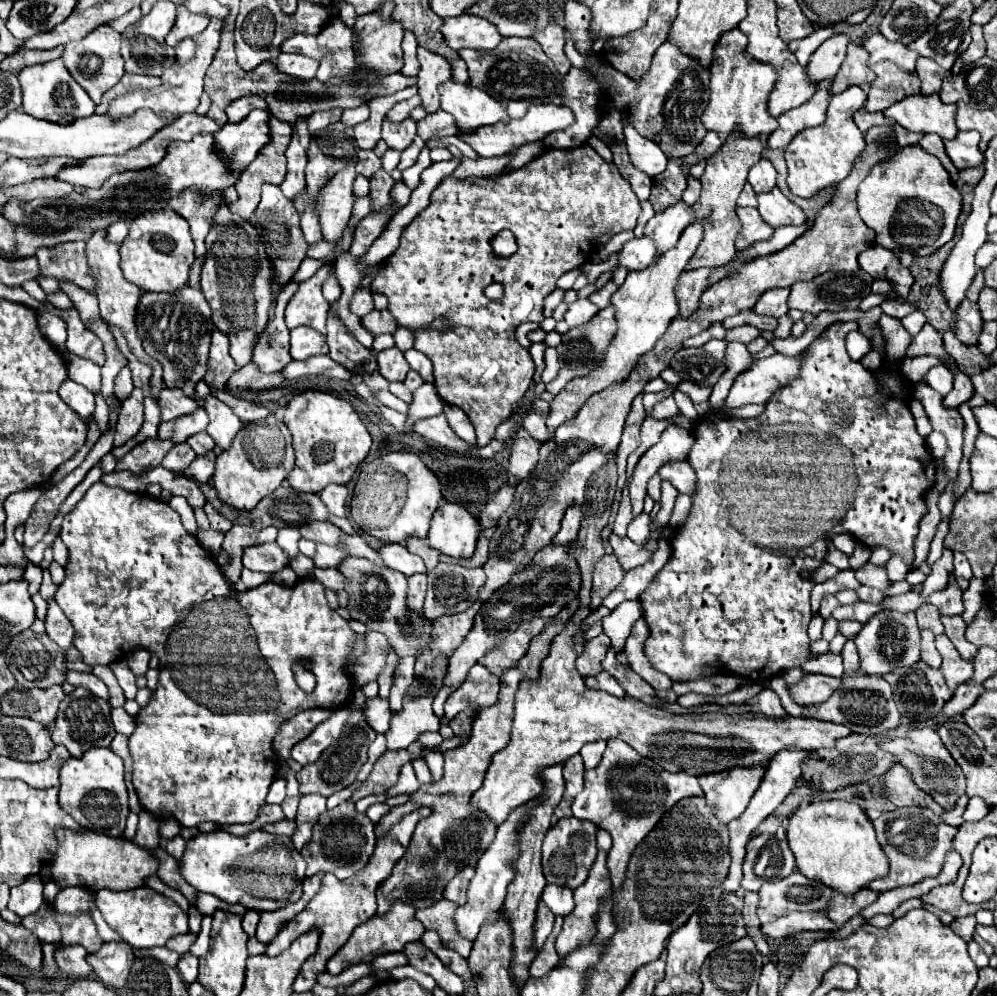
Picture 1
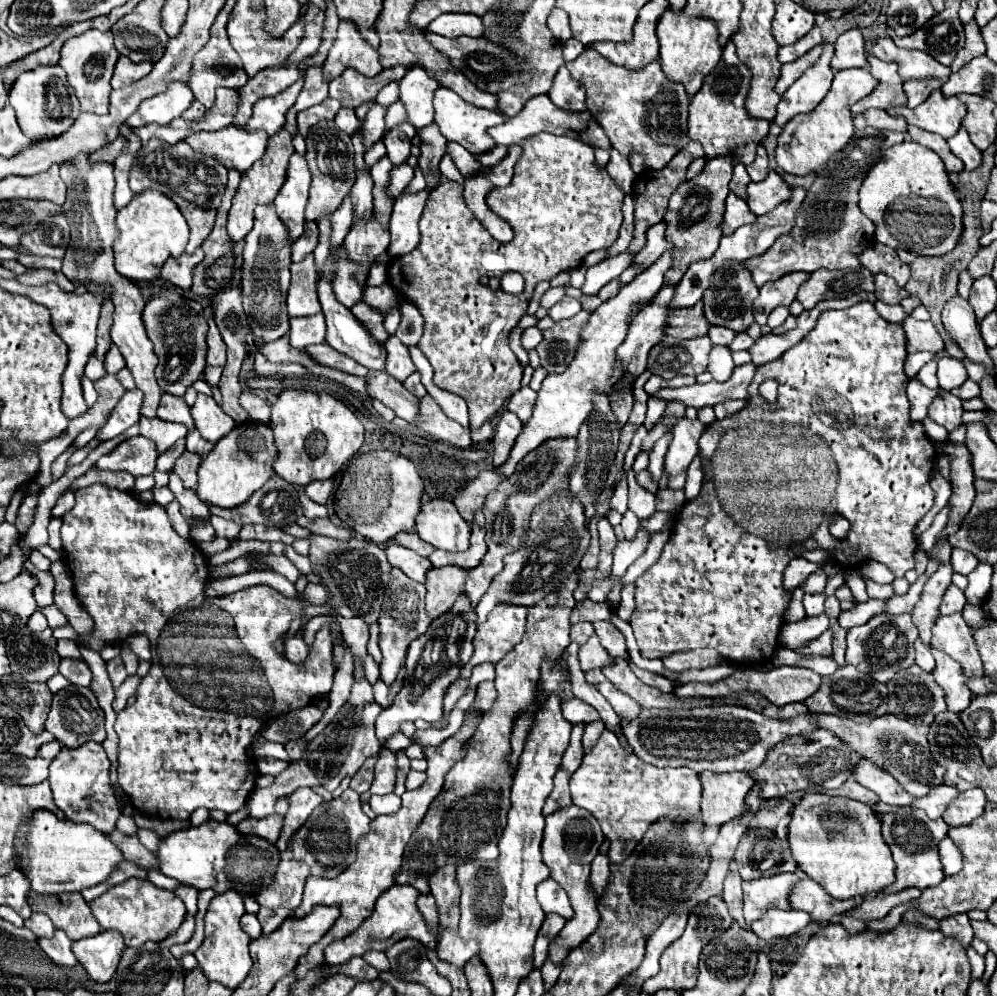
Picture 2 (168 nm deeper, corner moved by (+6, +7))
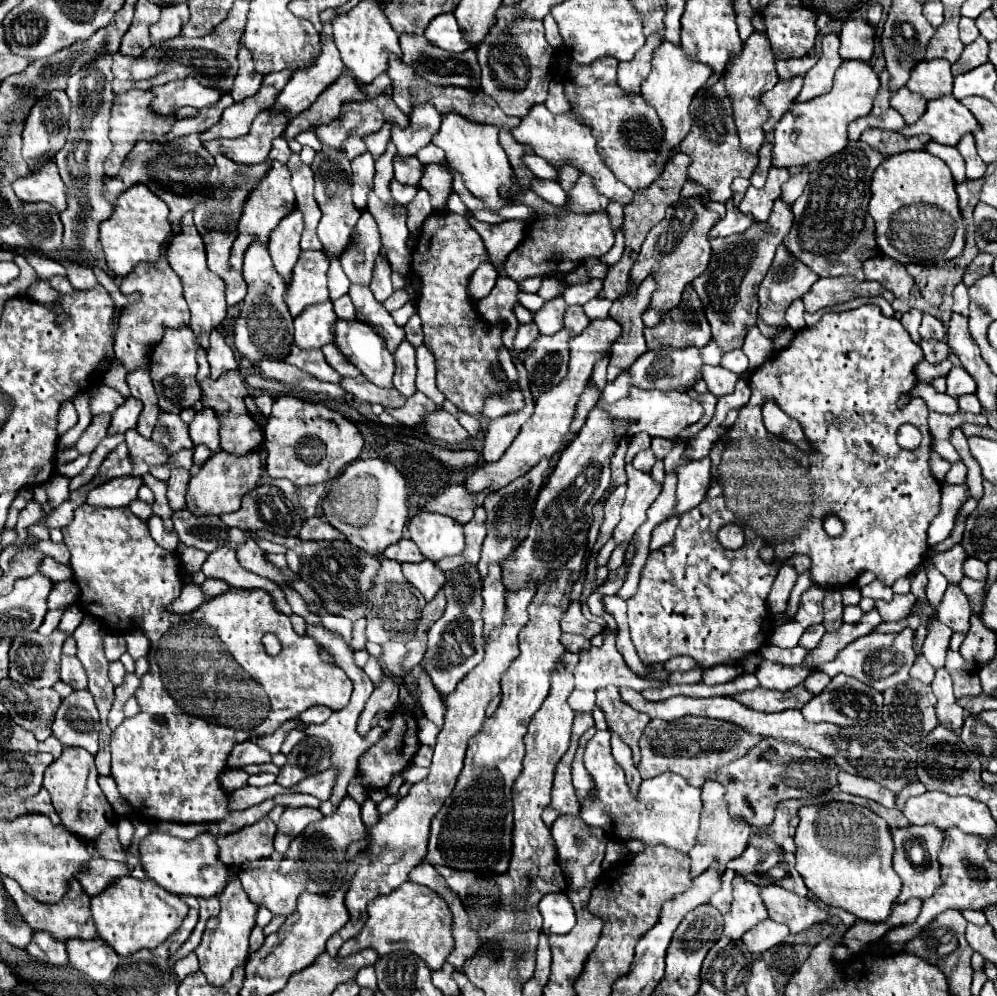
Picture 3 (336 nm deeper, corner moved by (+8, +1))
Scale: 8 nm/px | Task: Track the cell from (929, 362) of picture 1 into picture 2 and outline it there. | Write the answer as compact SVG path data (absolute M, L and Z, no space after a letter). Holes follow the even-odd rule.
M966 380L960 388L954 388L954 390L950 390L954 396L958 396L958 398L962 398L962 400L966 400L966 398L974 398L974 396L978 396L978 392L980 392L980 386L974 382L974 380Z

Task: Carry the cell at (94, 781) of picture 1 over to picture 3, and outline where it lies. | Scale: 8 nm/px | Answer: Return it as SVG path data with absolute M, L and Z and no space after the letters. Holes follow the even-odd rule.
M64 748L60 758L52 762L44 772L44 788L52 796L52 806L56 814L60 816L62 824L84 842L94 840L104 828L116 822L116 814L96 780L98 770L94 766L94 758L92 754L80 748Z

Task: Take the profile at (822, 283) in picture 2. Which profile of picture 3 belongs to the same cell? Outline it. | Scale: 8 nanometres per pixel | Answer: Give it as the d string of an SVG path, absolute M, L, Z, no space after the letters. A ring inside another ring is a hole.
M852 276L820 278L820 282L816 282L816 286L812 286L812 290L804 294L802 300L806 304L806 312L818 312L822 308L830 308L858 296L884 296L888 302L894 300L894 294L878 282L858 282Z

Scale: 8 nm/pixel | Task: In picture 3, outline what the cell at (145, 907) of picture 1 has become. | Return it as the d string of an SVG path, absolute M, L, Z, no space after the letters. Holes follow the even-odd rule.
M130 876L114 880L104 892L92 898L92 916L98 936L120 956L130 956L142 948L152 950L158 944L162 944L180 928L188 910L190 908L182 898L176 898L174 894L160 890L156 882L136 880Z

